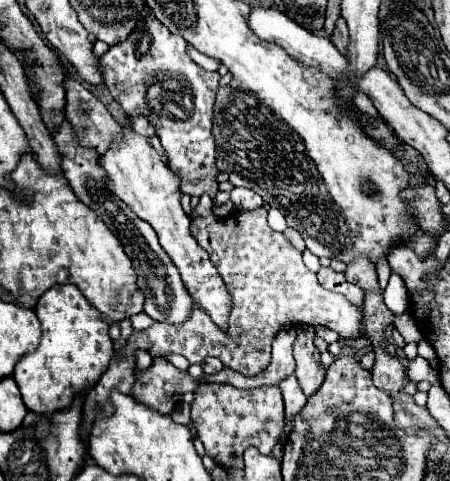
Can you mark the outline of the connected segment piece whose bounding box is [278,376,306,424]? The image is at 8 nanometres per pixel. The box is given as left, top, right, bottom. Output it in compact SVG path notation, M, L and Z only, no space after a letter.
M288 376L284 378L278 388L282 390L282 396L284 396L284 408L286 408L286 424L292 422L292 418L304 408L306 404L306 396L304 392L300 390L298 386L298 380L294 376Z

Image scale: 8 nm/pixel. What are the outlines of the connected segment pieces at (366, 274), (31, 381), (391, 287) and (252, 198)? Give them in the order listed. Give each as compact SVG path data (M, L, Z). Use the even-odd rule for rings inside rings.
M364 254L356 256L356 258L348 264L348 268L346 268L346 278L348 278L348 282L358 284L362 290L372 288L372 286L378 286L376 268L374 268L374 264L370 262L370 258L366 258Z
M56 284L46 290L36 304L36 316L42 322L40 344L36 352L28 352L16 362L12 378L28 410L48 416L68 408L78 392L90 390L100 380L100 374L104 374L114 354L114 342L108 334L110 322L74 284Z
M392 274L388 286L384 290L384 304L390 306L394 314L402 314L408 310L408 290L398 274Z
M234 188L230 192L230 200L234 202L236 210L254 210L254 208L260 208L264 204L264 200L248 188Z

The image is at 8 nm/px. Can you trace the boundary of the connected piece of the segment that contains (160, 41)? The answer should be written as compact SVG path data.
M154 14L136 26L126 42L112 46L98 66L106 86L122 110L132 116L144 116L156 128L166 150L170 168L180 176L180 190L188 196L218 194L216 140L212 138L212 110L218 94L218 72L208 72L190 60L186 40L172 34Z

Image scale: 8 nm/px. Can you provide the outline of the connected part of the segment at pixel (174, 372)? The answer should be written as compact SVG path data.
M154 358L146 372L136 372L132 396L162 414L170 414L182 402L182 394L194 392L198 384L188 372L178 370L166 358Z

